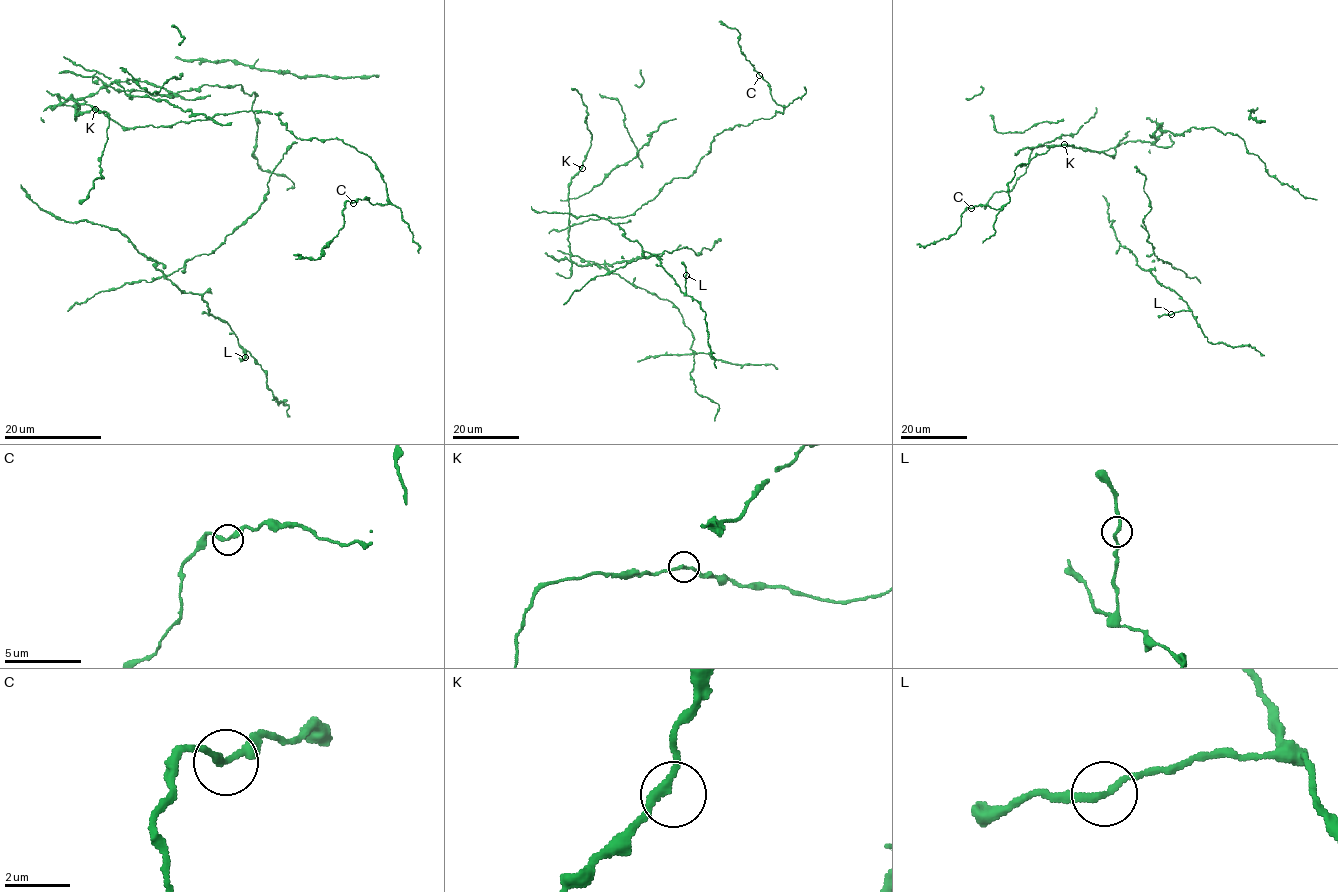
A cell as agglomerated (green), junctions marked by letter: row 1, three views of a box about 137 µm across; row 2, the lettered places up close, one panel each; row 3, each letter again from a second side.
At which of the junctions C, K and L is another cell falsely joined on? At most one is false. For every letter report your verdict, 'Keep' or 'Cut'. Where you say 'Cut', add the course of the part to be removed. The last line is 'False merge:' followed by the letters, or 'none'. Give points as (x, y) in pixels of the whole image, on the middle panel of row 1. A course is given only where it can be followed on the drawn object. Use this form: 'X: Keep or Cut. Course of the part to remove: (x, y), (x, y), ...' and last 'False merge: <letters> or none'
C: Keep
K: Keep
L: Keep
False merge: none

